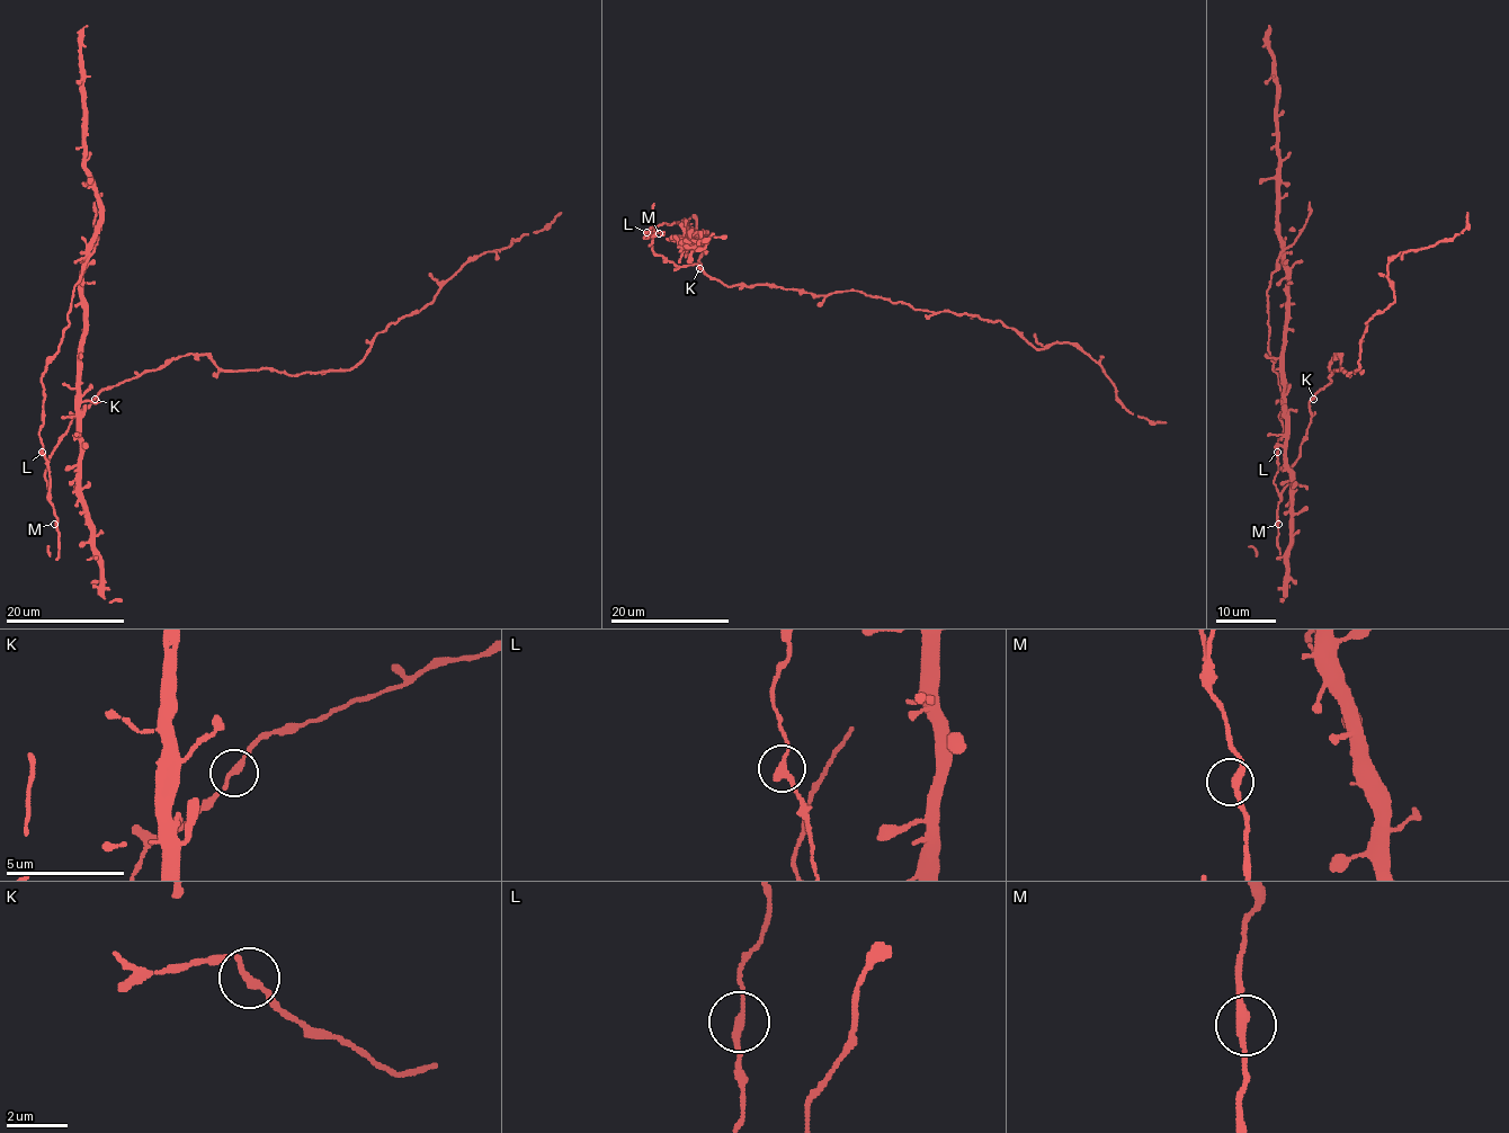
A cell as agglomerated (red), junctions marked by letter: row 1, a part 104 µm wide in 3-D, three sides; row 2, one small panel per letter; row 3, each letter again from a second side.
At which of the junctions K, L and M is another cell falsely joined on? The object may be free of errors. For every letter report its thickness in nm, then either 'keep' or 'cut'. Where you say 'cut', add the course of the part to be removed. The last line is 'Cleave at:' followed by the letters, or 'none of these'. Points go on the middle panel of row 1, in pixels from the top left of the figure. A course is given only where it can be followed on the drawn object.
K: calibre 220 nm; keep
L: calibre 240 nm; keep
M: calibre 240 nm; keep
Cleave at: none of these

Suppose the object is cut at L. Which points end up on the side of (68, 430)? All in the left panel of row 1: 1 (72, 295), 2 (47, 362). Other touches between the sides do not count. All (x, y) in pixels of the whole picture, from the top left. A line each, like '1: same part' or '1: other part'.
1: other part
2: other part

